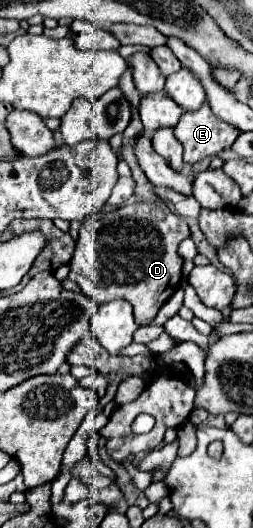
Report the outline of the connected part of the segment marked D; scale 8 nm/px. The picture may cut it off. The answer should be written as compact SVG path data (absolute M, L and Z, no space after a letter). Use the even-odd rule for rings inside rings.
M135 203L129 207L113 209L97 219L85 219L81 225L79 241L75 245L75 255L69 263L69 279L81 285L83 293L97 303L107 303L111 299L125 299L133 307L135 323L151 325L157 311L169 297L179 289L181 283L181 257L177 255L179 243L189 237L187 223L173 215L165 203Z

